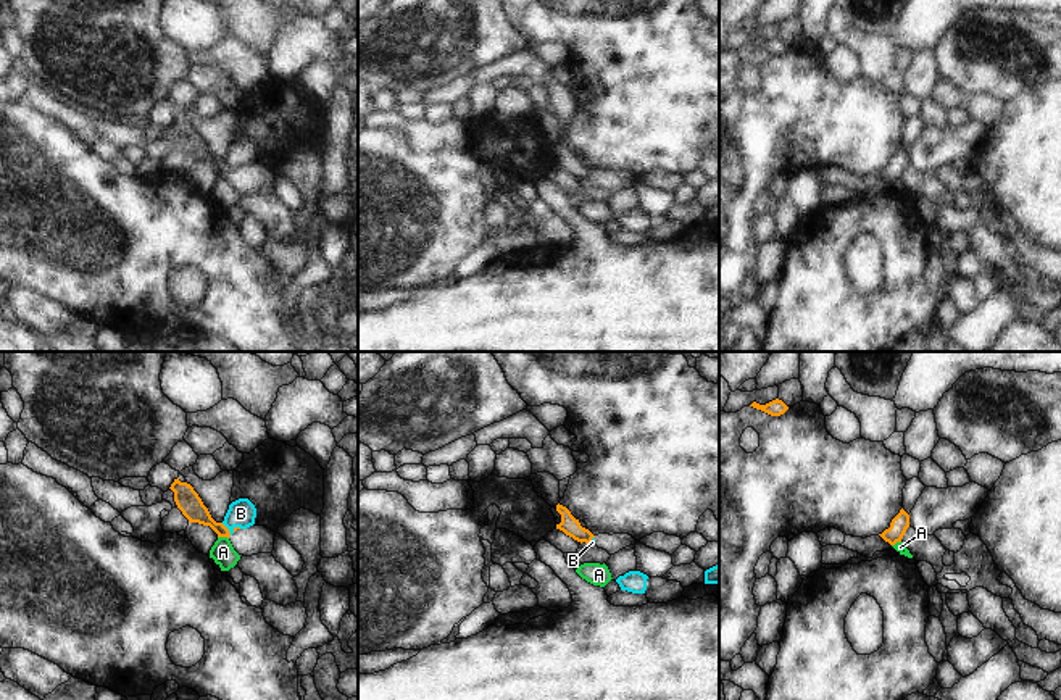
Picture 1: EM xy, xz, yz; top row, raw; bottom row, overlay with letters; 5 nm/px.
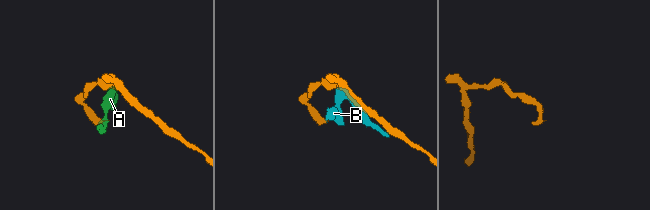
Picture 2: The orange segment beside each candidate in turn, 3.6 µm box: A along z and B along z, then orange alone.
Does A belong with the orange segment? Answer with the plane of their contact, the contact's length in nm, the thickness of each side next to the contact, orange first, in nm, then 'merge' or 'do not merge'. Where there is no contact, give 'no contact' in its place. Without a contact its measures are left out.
meets orange in xy; contact 60 nm long; 120 nm thick on the orange side, 120 nm on the other; do not merge

